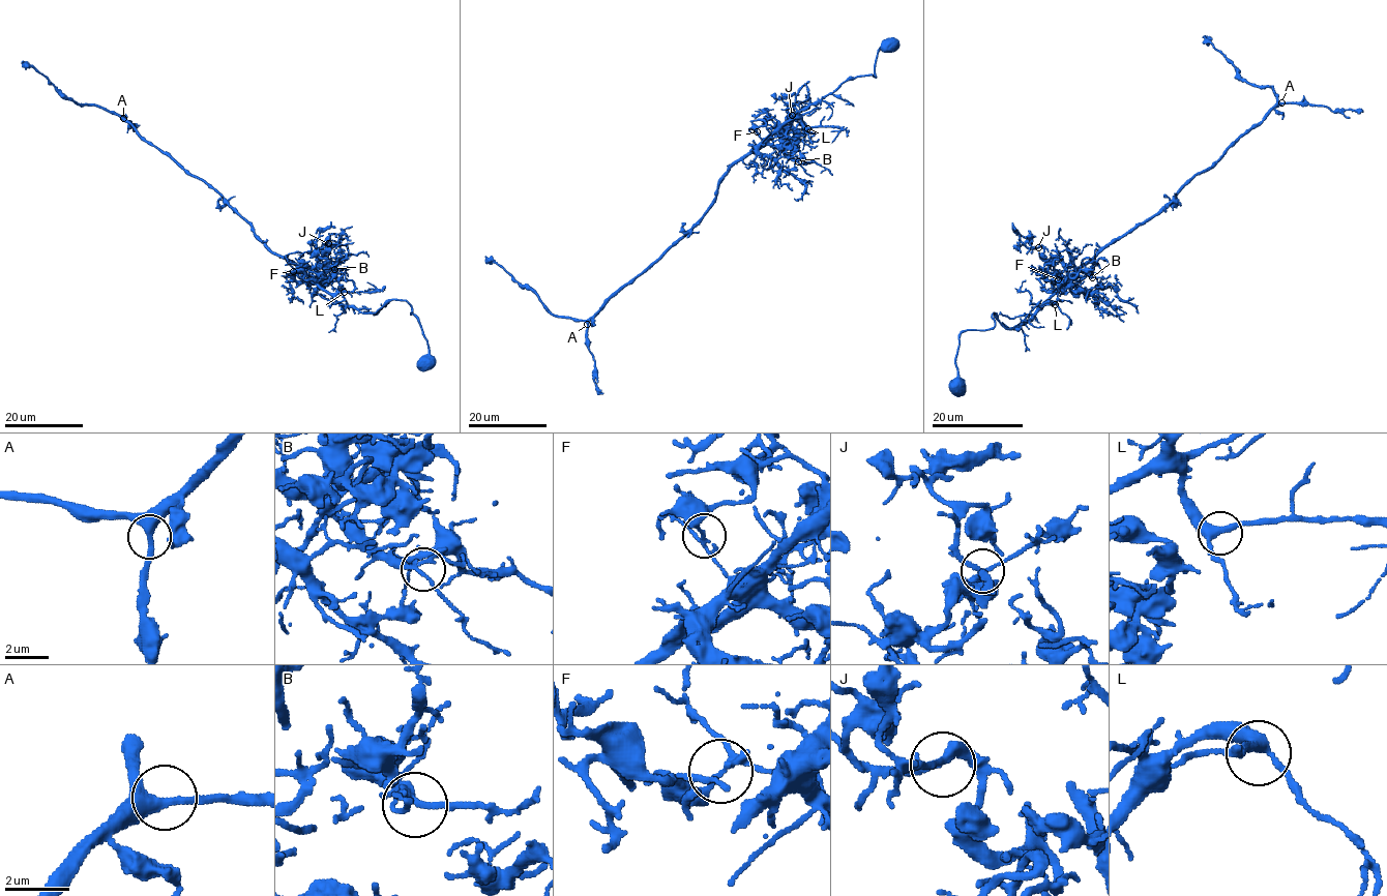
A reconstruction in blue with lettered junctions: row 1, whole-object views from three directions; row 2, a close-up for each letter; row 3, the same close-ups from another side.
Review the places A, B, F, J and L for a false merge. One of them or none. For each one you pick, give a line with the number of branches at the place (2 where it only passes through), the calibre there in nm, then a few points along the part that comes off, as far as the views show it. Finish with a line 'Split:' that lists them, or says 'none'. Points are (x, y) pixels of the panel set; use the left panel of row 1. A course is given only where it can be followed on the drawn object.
F: 3 branches meet; 150 nm thick; foreign part runs (294, 270), (318, 280), (334, 272), (342, 256), (331, 266), (318, 255), (319, 233), (334, 228)
Split: F

